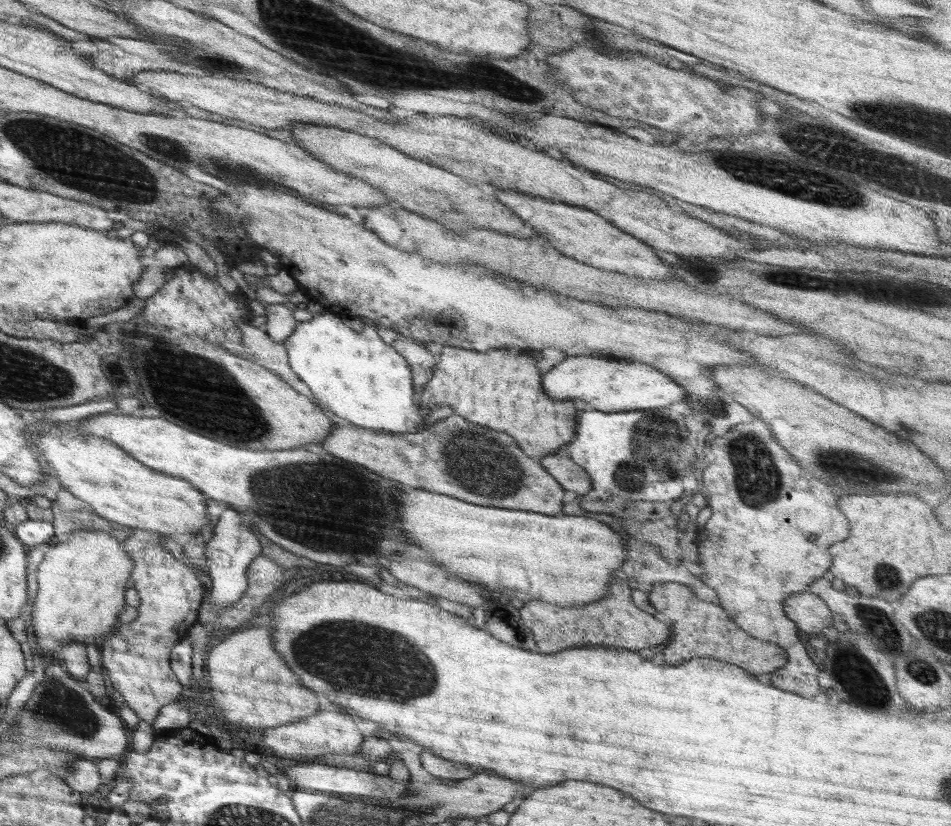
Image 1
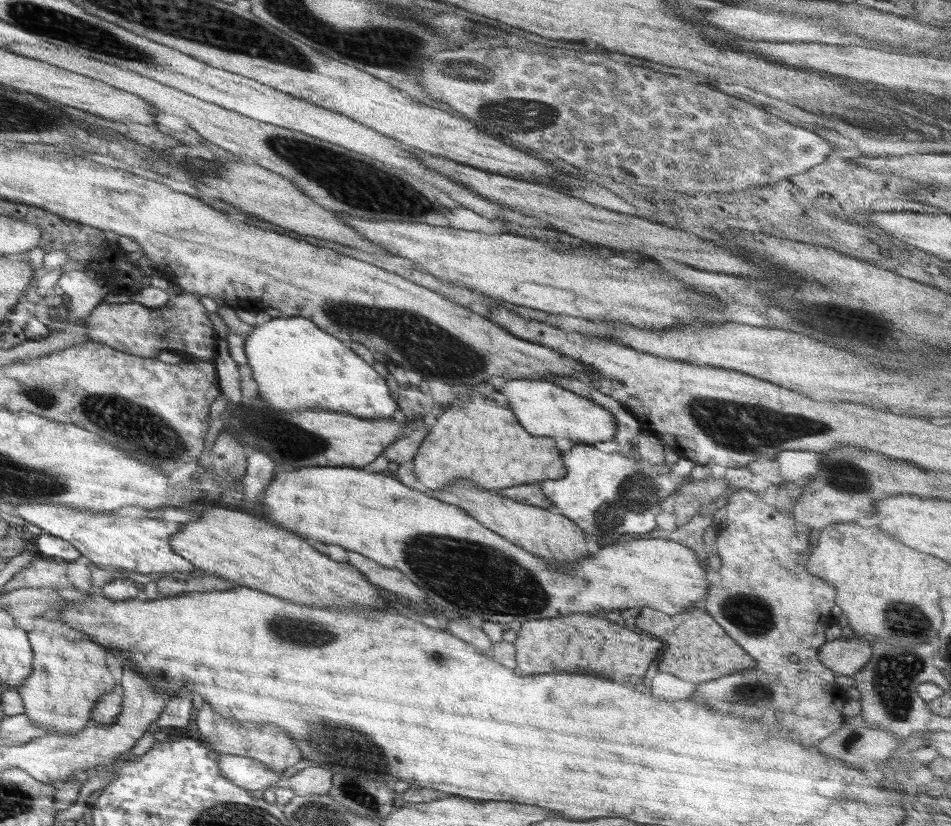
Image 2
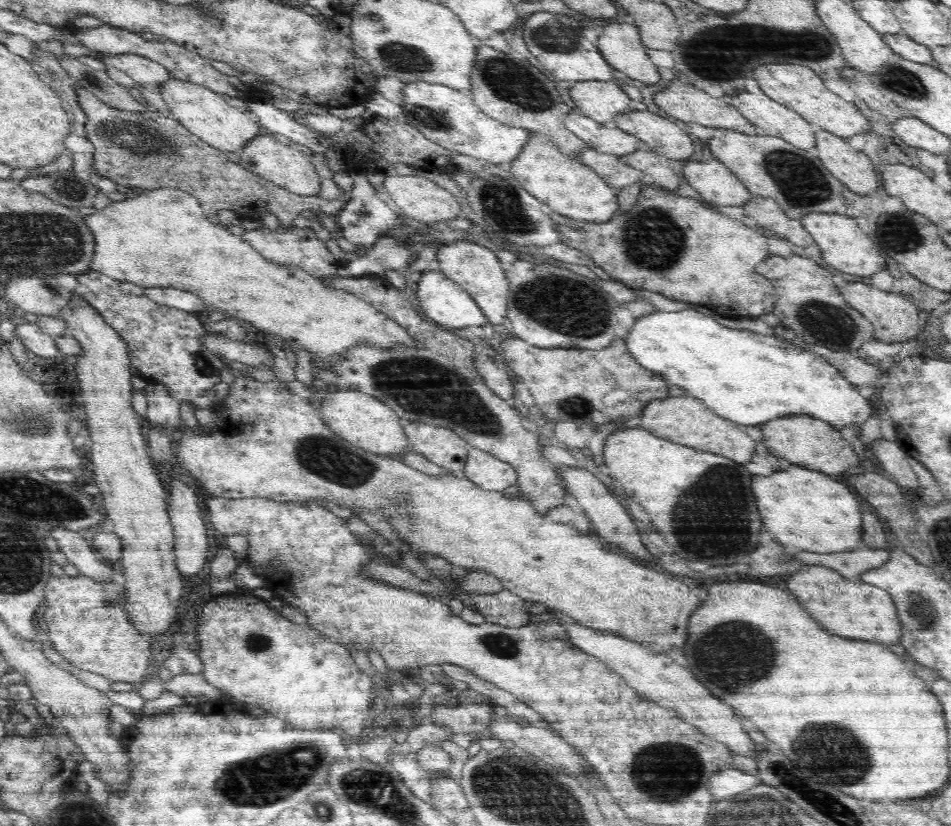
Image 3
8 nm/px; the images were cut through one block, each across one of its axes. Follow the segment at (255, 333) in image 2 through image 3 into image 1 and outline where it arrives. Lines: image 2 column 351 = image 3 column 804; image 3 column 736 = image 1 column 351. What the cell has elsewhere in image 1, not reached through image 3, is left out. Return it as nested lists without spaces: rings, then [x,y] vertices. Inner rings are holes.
[[[325,312],[309,321],[298,322],[292,335],[284,340],[284,347],[292,371],[308,385],[314,399],[320,401],[322,409],[331,410],[336,416],[349,420],[353,426],[376,431],[403,434],[421,430],[422,420],[430,412],[430,408],[423,410],[415,405],[413,379],[408,362],[391,345],[382,341],[375,328],[366,324],[364,330],[356,332],[346,328],[341,315]]]

